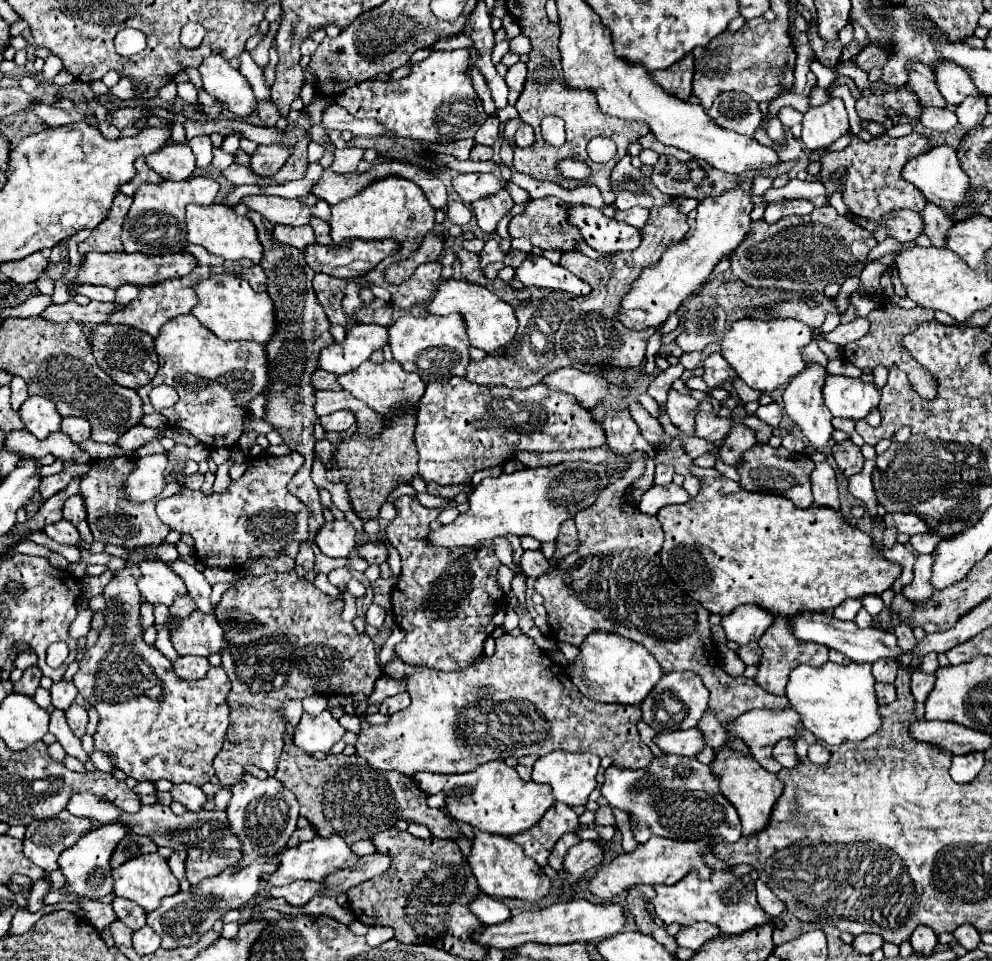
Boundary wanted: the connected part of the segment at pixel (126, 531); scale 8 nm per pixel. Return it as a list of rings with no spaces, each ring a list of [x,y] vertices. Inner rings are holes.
[[[126,456],[94,460],[90,472],[80,480],[80,494],[84,496],[84,504],[86,504],[86,512],[88,512],[88,524],[90,524],[90,530],[94,534],[94,540],[104,542],[104,544],[124,546],[128,550],[134,550],[138,546],[154,546],[154,544],[164,542],[170,528],[164,526],[164,522],[157,517],[156,503],[160,499],[178,493],[181,488],[179,483],[172,482],[167,484],[161,494],[150,502],[128,504],[120,496],[120,486],[122,486],[122,480],[126,480],[126,474],[132,470],[132,466],[134,466],[134,462]]]

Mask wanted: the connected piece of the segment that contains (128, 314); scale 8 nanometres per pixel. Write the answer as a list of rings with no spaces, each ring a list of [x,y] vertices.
[[[198,266],[194,268],[192,274],[184,276],[184,278],[178,278],[178,280],[164,280],[160,284],[154,284],[154,286],[144,286],[140,288],[140,296],[128,304],[128,308],[124,308],[122,312],[116,312],[110,316],[108,322],[114,322],[114,324],[128,324],[128,326],[134,326],[134,328],[140,328],[144,330],[146,334],[150,334],[152,338],[158,336],[158,330],[172,318],[176,316],[182,316],[182,314],[190,314],[192,312],[192,306],[196,306],[196,292],[194,292],[194,286],[196,282],[200,280],[206,280],[210,278],[212,274],[220,274],[224,272],[224,266]]]

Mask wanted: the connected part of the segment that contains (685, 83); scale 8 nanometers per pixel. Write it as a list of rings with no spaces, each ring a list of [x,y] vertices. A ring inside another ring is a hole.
[[[688,54],[682,62],[676,62],[670,68],[654,70],[650,76],[672,96],[688,102],[692,94],[692,76],[694,76],[694,58]]]

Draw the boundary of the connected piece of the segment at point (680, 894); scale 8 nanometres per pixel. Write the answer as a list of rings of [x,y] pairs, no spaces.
[[[692,870],[684,882],[678,882],[676,886],[656,886],[656,898],[652,900],[656,916],[664,924],[678,922],[682,926],[692,926],[698,922],[710,922],[716,924],[724,934],[744,934],[752,928],[764,926],[770,916],[760,908],[756,900],[754,880],[750,876],[734,878],[730,872],[712,872],[710,880],[700,880],[698,872]]]

